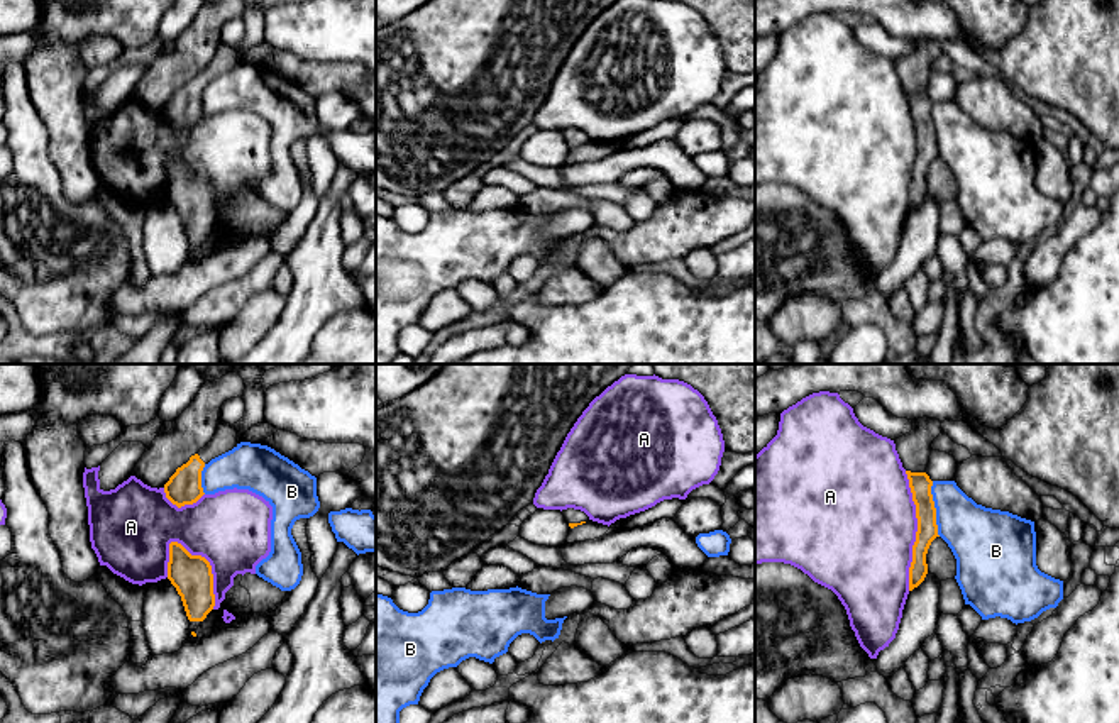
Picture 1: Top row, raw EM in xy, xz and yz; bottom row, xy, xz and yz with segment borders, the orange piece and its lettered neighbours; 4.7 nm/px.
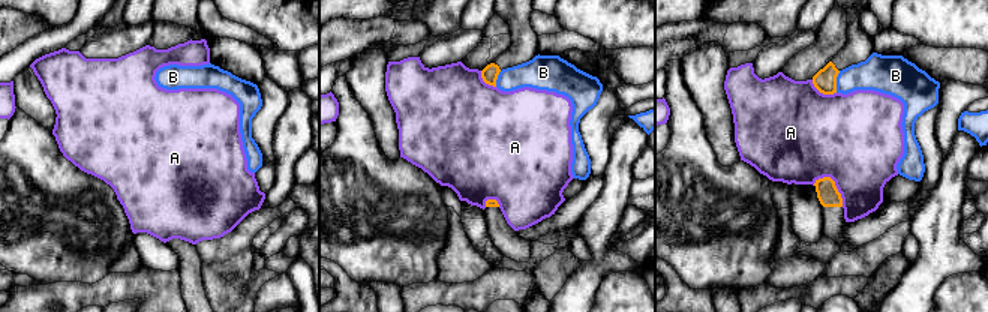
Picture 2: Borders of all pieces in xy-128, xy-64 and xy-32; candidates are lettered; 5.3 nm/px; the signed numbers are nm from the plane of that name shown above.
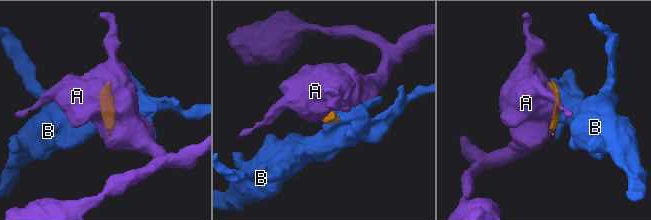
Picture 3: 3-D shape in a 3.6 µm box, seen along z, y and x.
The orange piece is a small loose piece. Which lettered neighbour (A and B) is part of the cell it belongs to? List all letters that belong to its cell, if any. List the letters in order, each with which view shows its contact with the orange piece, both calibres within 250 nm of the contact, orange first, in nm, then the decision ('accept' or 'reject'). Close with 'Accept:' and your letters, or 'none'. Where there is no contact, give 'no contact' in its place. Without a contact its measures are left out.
A: meets orange in xy; 190 nm thick on the orange side, 380 nm on the other; reject
B: meets orange in yz; 110 nm thick on the orange side, 300 nm on the other; reject
Accept: none

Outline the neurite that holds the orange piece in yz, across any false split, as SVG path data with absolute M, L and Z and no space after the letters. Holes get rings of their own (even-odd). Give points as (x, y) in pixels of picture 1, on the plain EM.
M906 91L906 95L909 100L918 139L916 163L912 166L912 183L909 188L909 212L912 212L924 201L928 195L926 174L931 163L940 156L936 146L936 129L931 115L933 102L926 93Z

